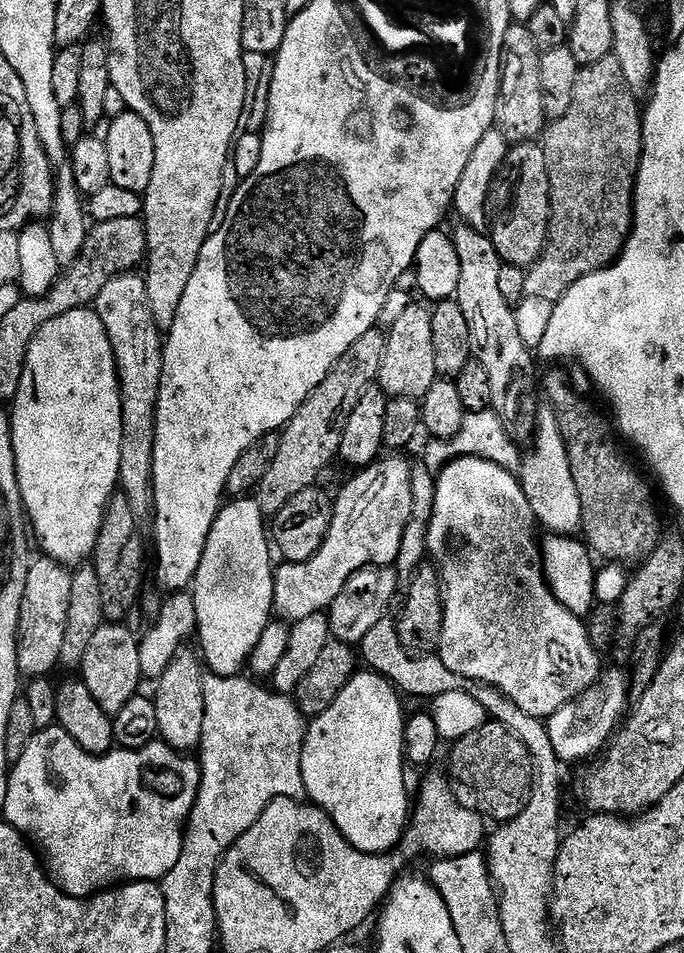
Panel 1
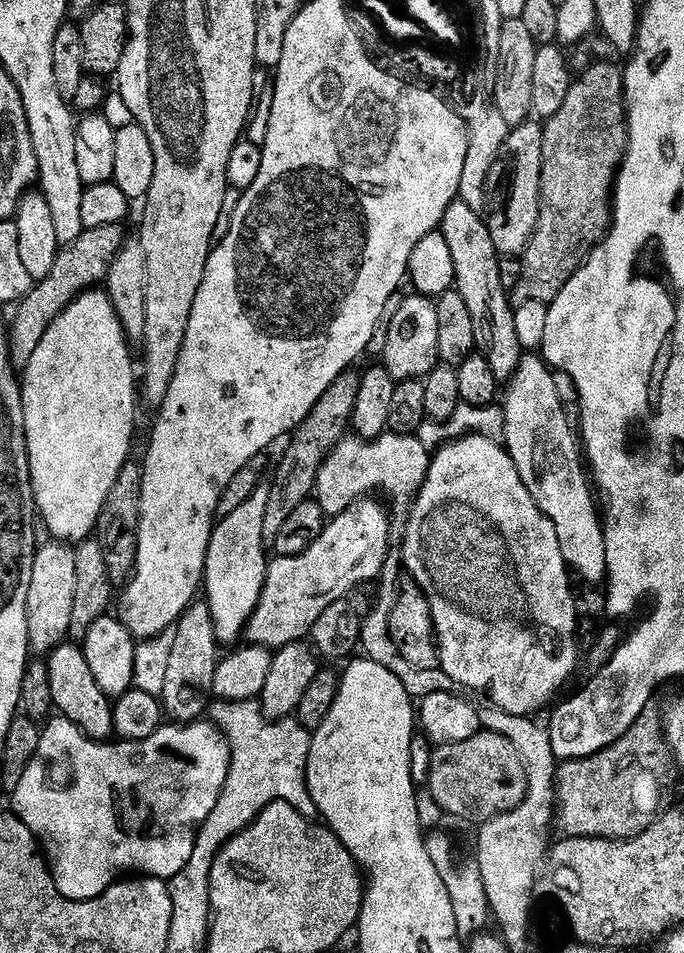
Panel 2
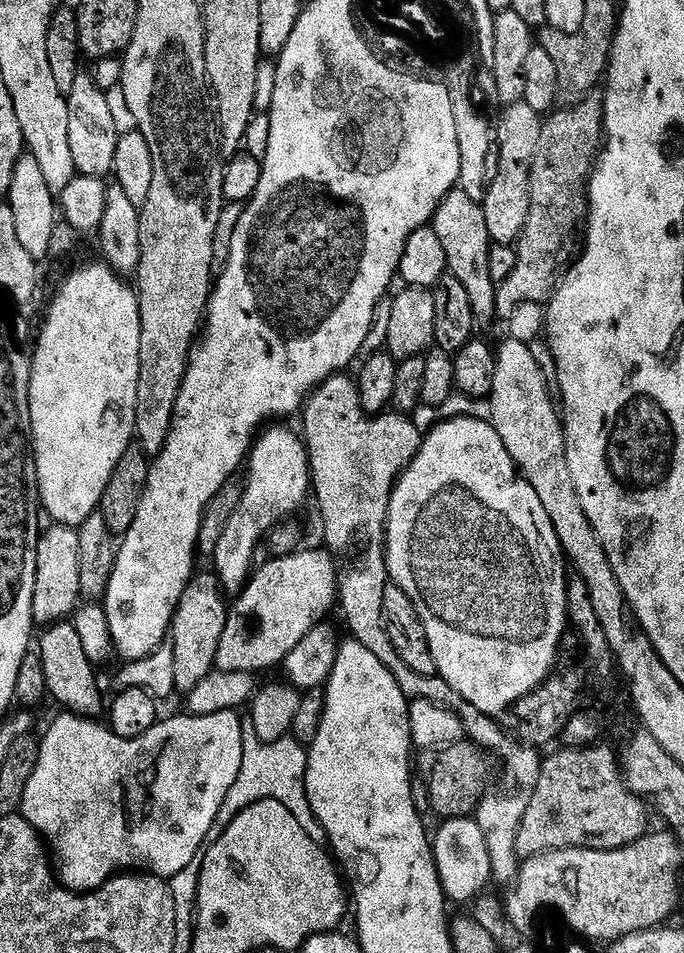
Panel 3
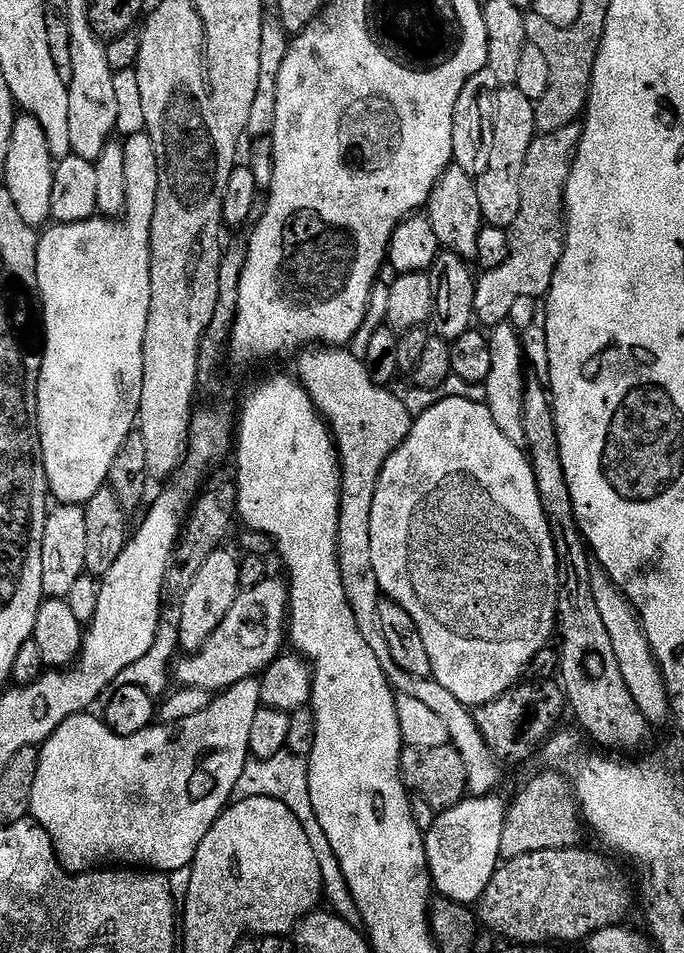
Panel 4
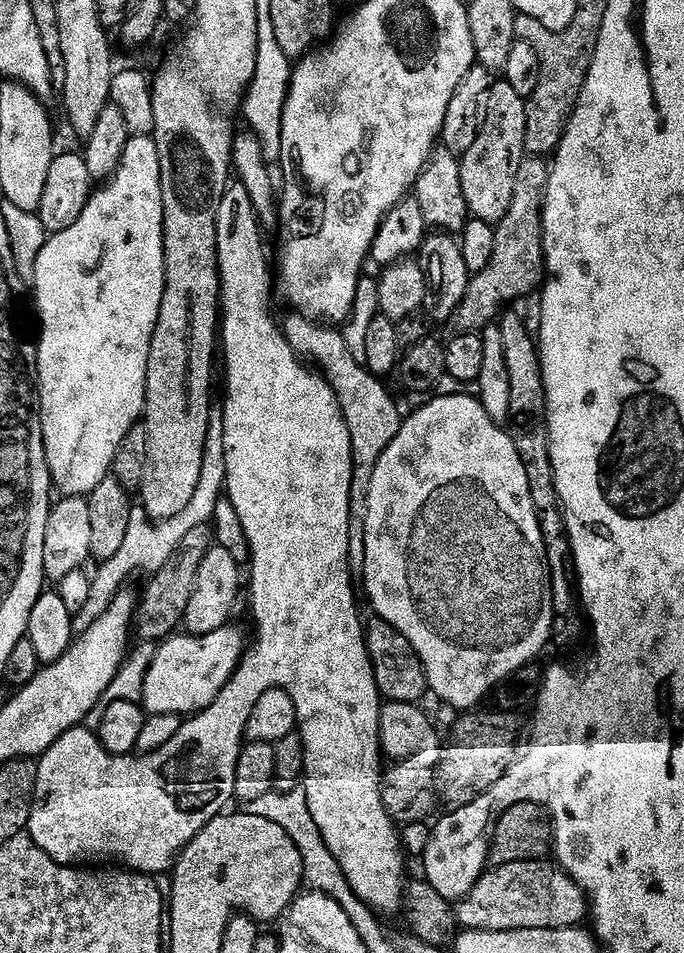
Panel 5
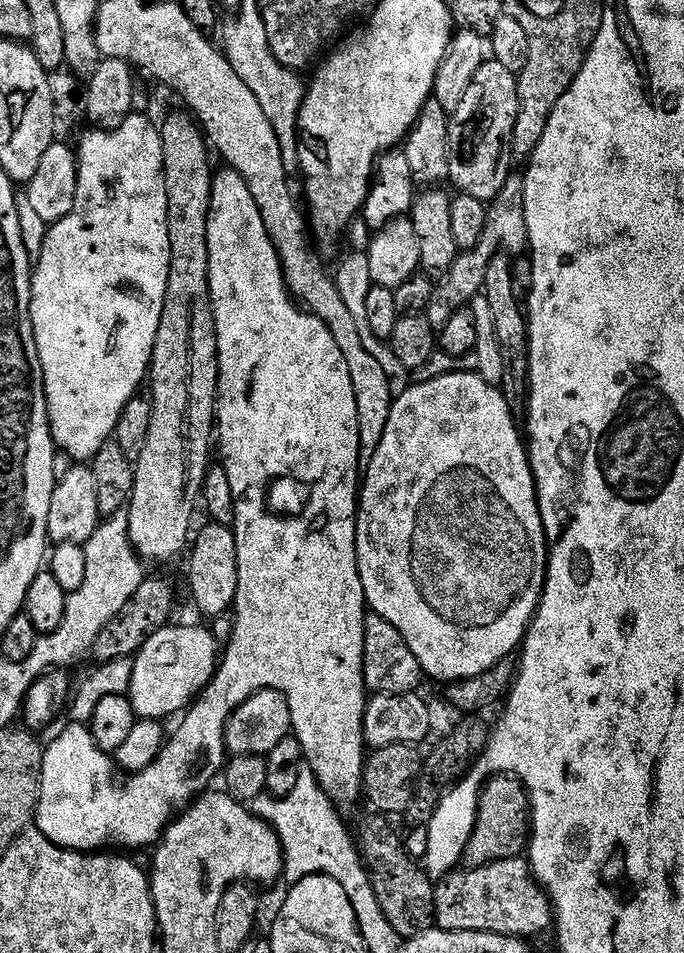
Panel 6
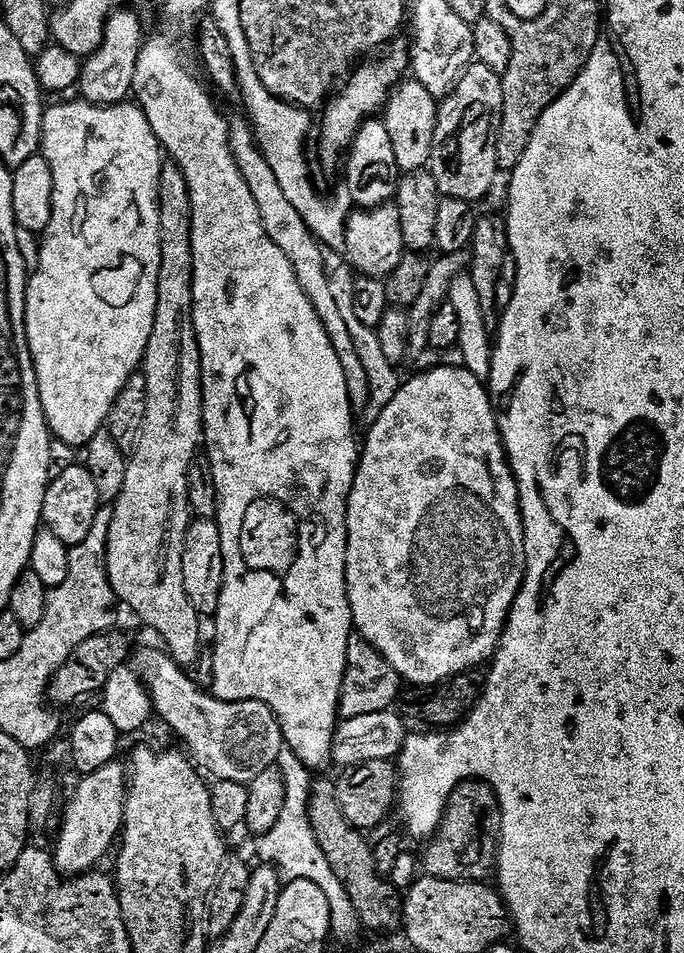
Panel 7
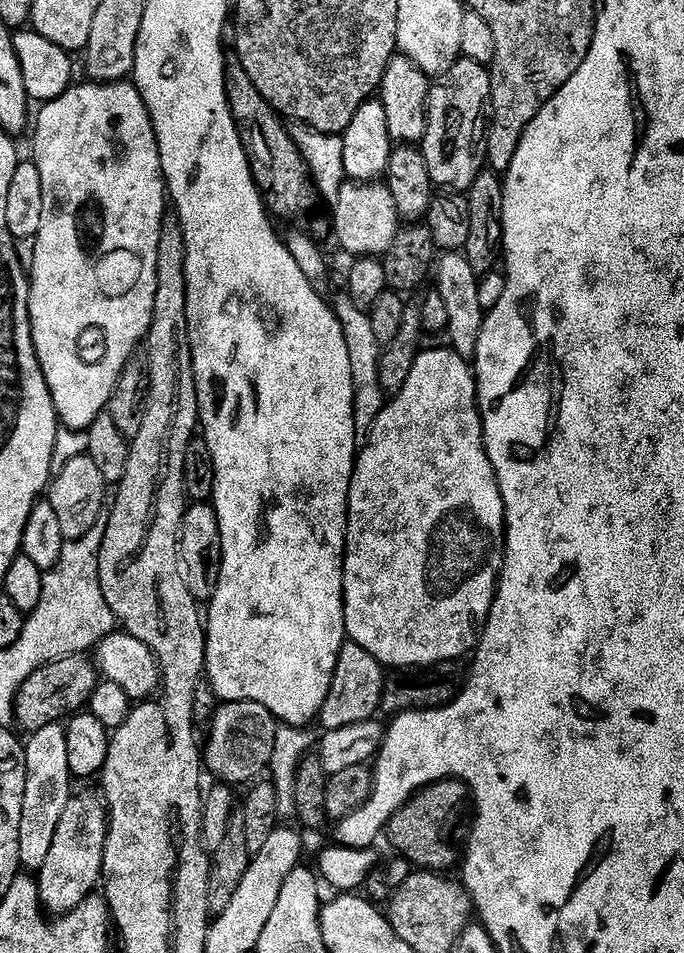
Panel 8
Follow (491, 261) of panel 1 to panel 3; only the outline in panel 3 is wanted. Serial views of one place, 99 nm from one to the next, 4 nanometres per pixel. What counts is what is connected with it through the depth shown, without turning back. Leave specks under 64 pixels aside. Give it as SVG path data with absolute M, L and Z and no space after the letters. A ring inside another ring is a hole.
M453 190L444 195L430 221L430 227L442 241L446 250L448 272L466 289L477 321L493 319L496 316L496 290L494 278L490 278L490 241L486 230L486 214L481 201L470 198L470 194Z

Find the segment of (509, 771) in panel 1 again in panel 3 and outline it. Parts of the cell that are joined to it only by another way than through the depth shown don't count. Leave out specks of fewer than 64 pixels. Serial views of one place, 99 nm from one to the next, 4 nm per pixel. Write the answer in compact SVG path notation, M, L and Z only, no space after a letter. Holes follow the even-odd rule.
M461 742L445 748L424 750L419 755L418 780L425 783L429 791L431 811L437 812L440 818L471 817L490 788L488 775L492 768L488 765L489 753L477 744Z

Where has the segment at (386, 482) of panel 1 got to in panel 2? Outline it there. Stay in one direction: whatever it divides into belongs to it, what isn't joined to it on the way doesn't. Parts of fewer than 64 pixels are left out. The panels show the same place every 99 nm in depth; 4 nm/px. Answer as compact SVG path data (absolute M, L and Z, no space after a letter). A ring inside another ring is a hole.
M376 498L357 500L342 514L331 517L324 533L297 556L276 556L268 565L265 584L246 627L249 645L277 650L303 641L326 606L353 595L359 584L375 581L387 560L390 512Z

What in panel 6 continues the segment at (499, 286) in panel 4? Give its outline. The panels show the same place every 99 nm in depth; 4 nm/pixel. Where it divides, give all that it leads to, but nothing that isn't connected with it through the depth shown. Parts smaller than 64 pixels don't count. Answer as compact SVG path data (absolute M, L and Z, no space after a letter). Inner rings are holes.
M509 175L506 186L487 205L488 217L484 233L476 247L467 254L457 255L444 289L437 291L432 297L426 315L433 322L443 322L451 318L455 312L461 311L476 296L481 295L486 278L486 270L492 260L501 254L505 257L525 255L528 252L528 231L526 230L526 210L524 209L524 181L519 175Z

